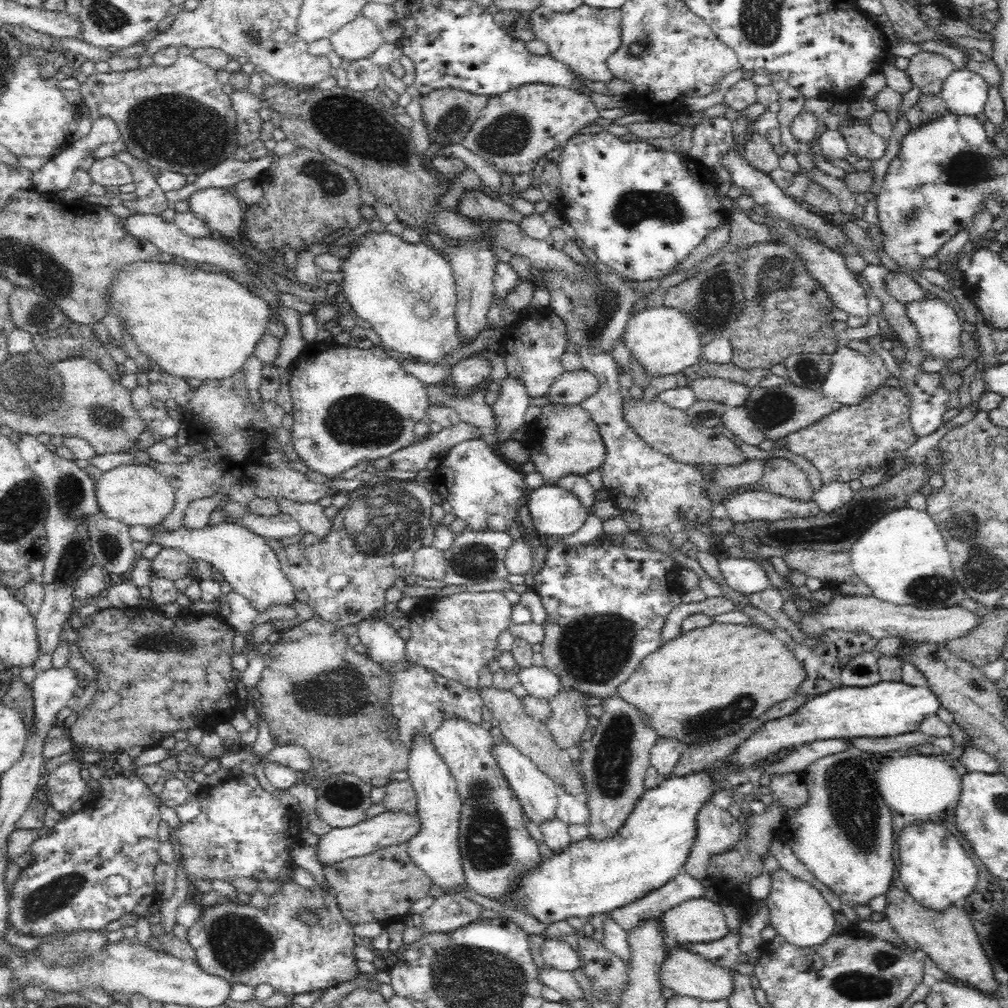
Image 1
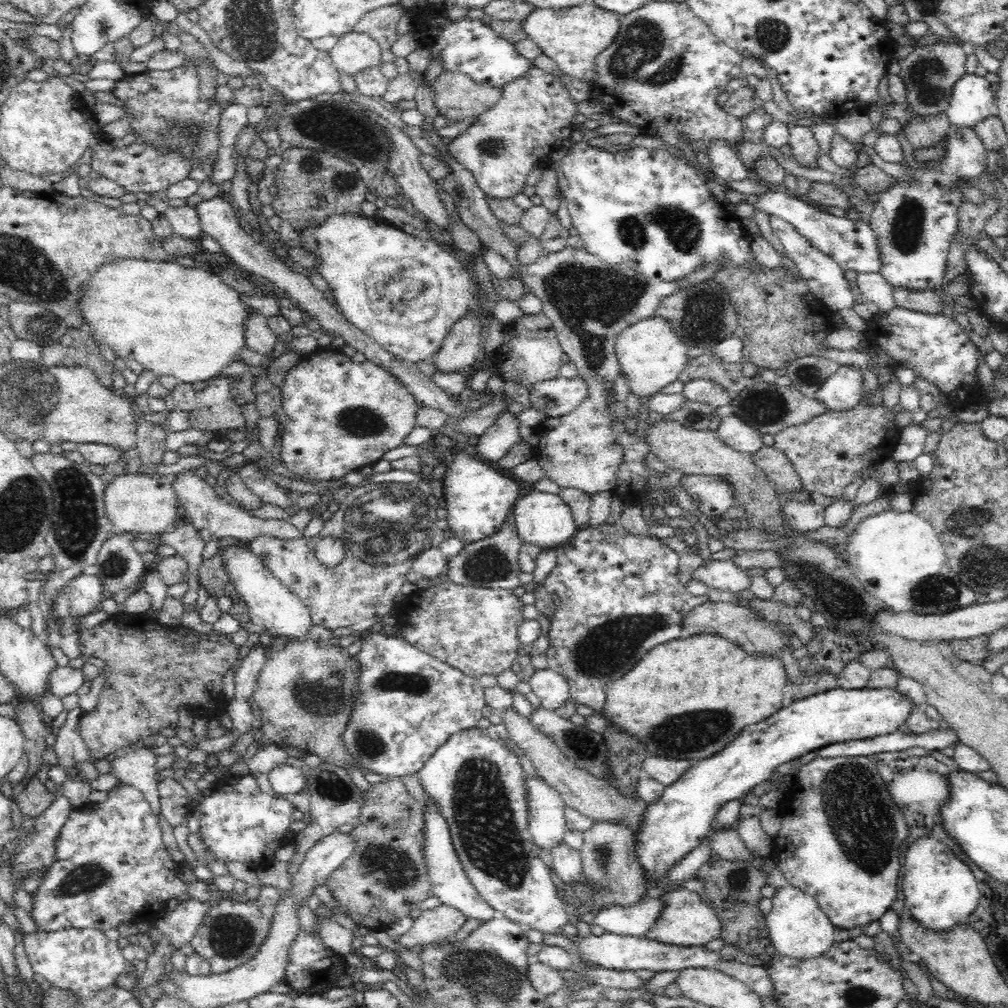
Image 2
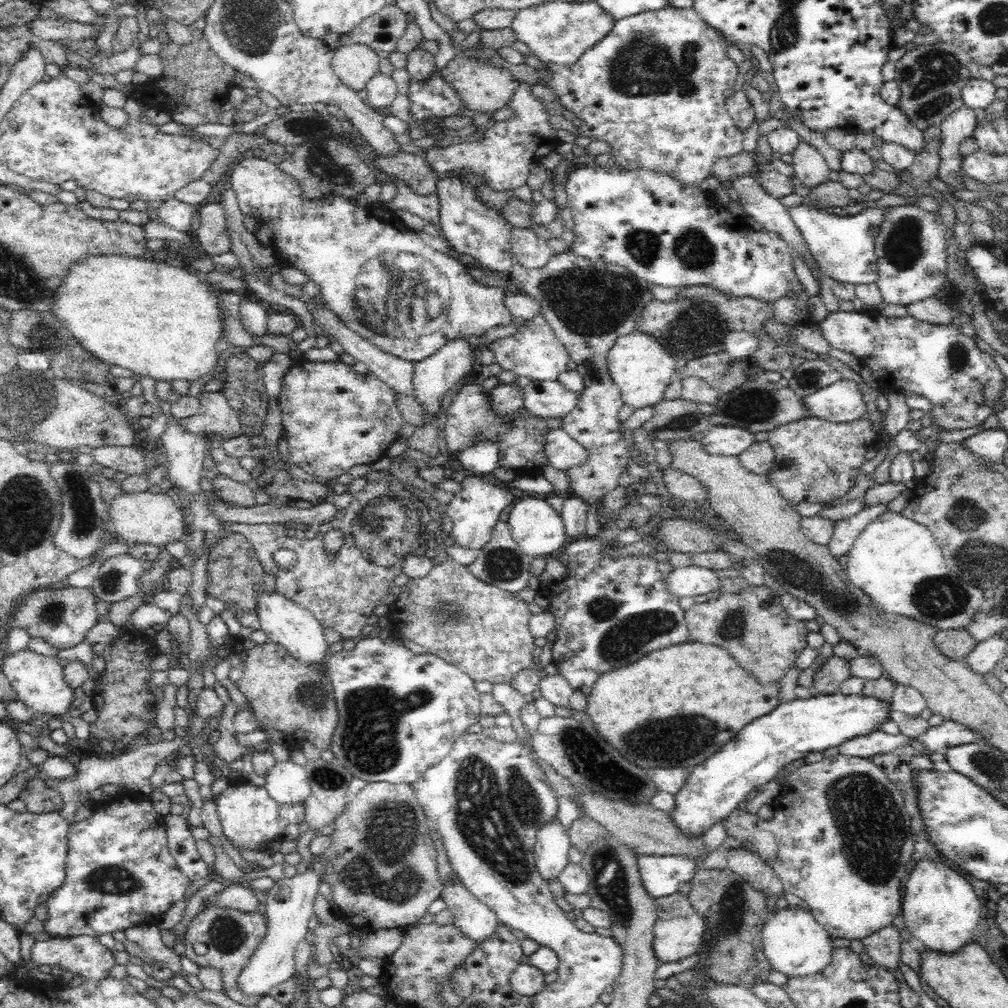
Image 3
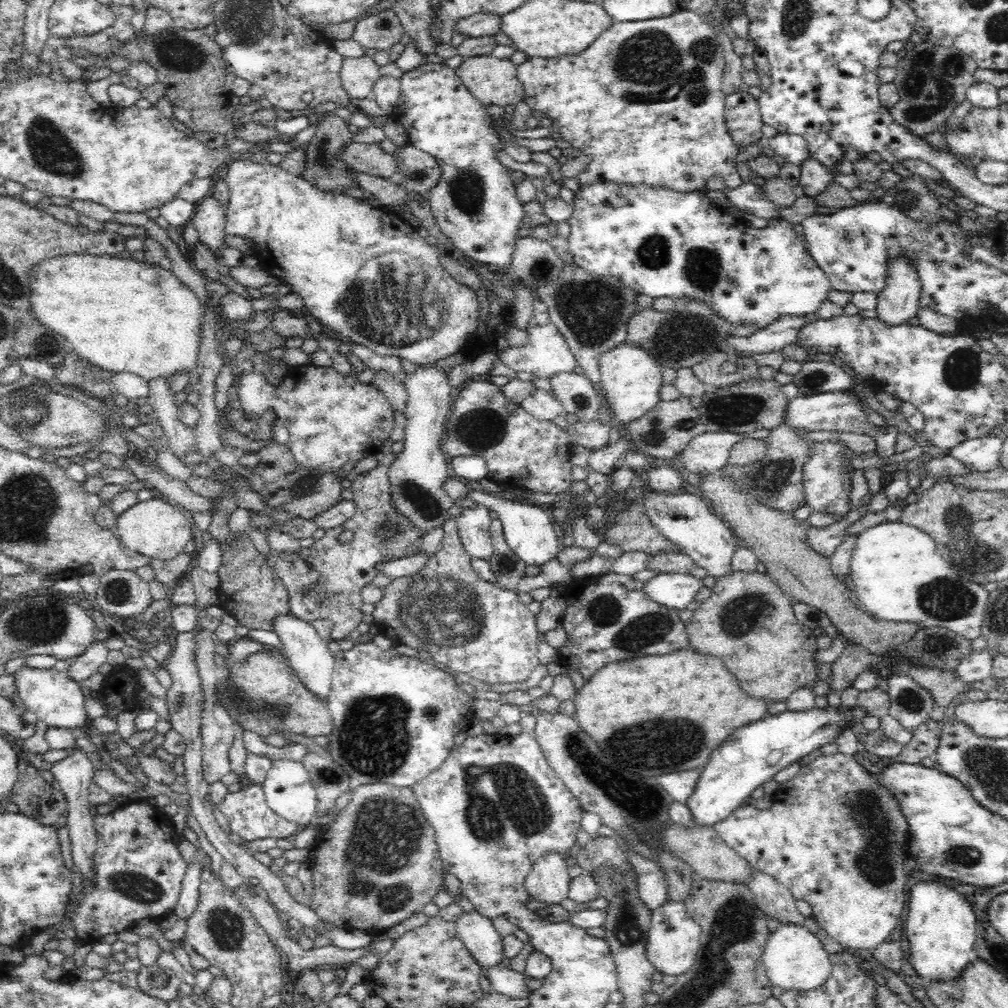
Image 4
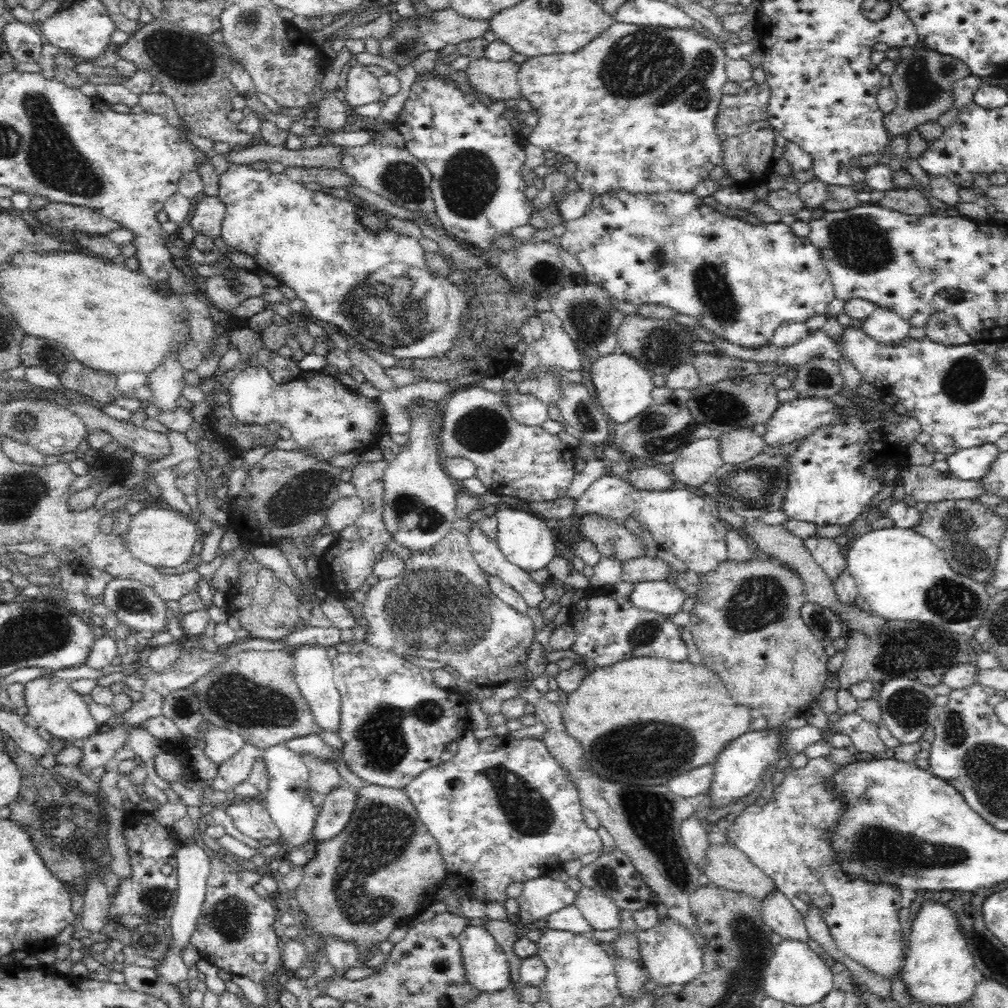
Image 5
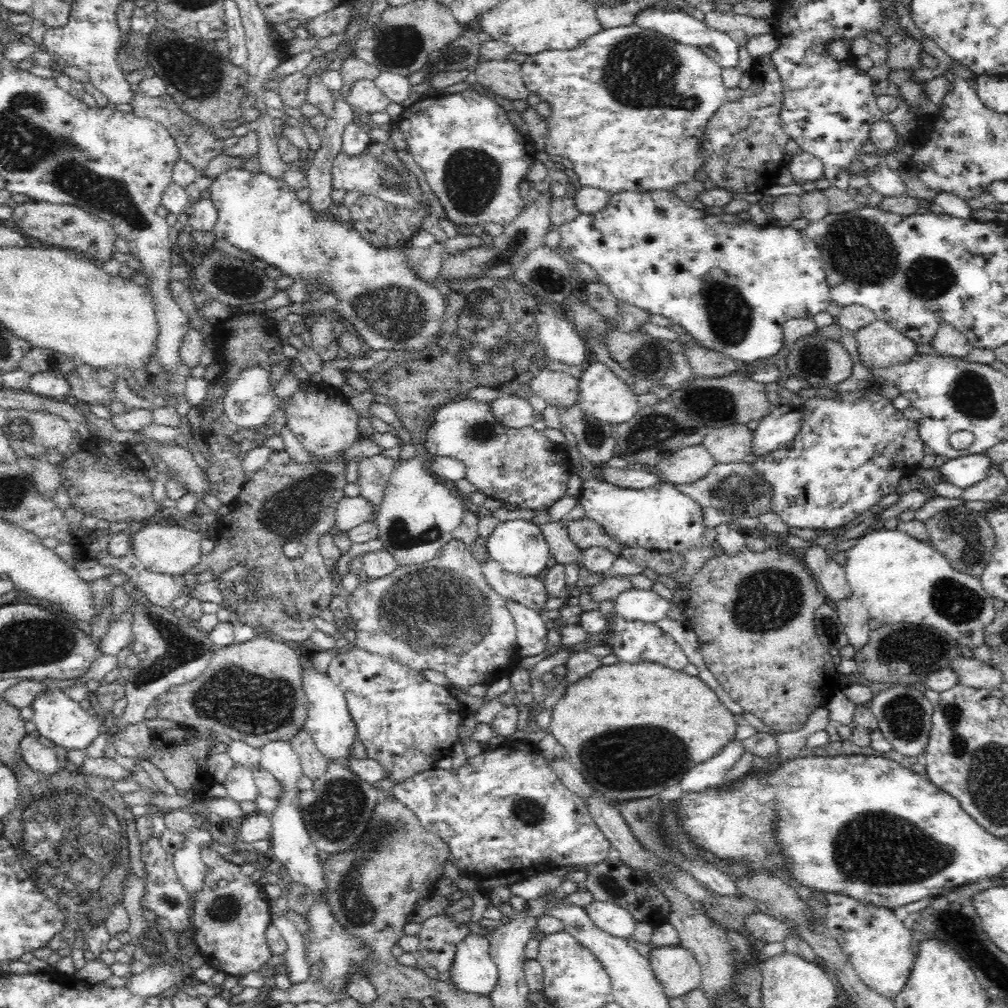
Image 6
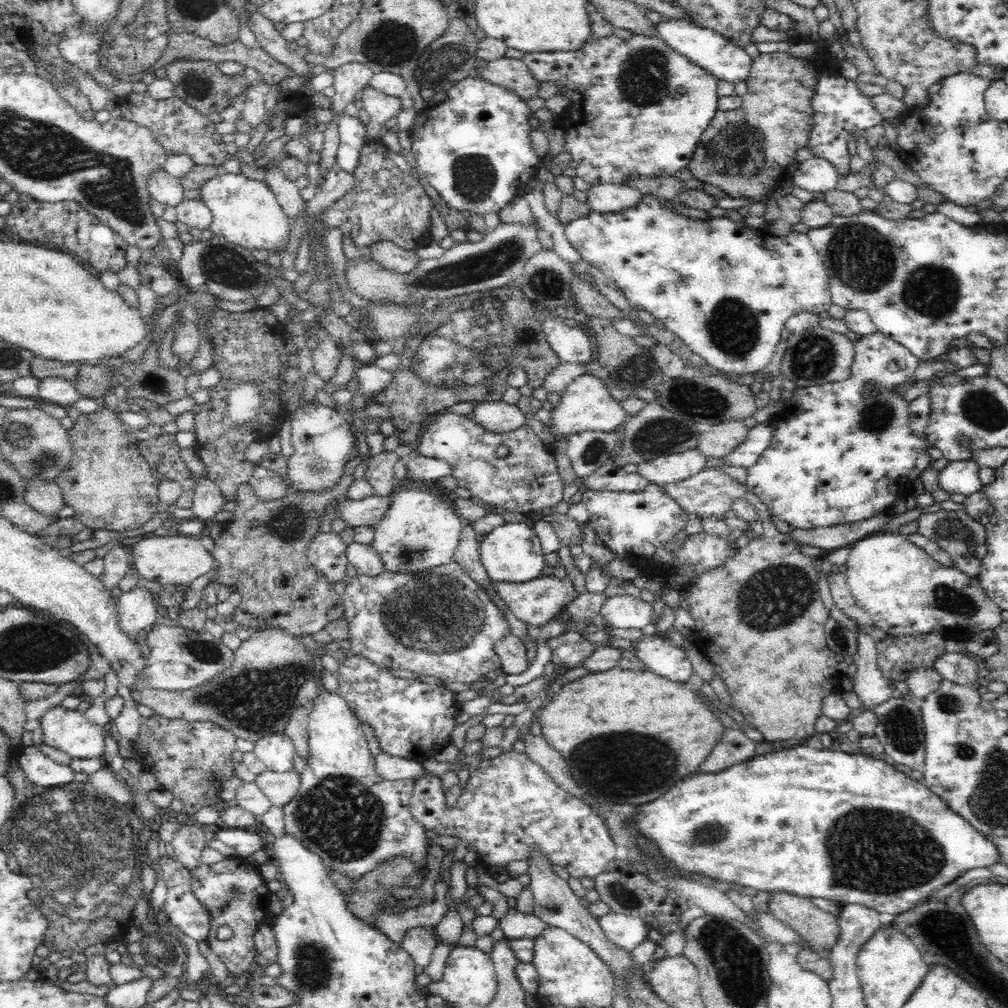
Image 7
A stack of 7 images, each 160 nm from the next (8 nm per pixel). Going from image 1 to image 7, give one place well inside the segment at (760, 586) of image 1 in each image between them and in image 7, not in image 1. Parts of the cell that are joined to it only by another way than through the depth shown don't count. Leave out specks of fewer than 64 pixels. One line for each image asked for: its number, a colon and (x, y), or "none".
2: (722, 574)
3: (691, 580)
4: (676, 590)
5: (663, 597)
6: (645, 605)
7: (625, 611)

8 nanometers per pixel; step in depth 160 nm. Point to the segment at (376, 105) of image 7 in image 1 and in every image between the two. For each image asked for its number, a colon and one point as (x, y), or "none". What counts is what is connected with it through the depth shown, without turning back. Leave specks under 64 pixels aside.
1: (361, 37)
2: (354, 51)
3: (355, 64)
4: (358, 75)
5: (362, 88)
6: (364, 94)

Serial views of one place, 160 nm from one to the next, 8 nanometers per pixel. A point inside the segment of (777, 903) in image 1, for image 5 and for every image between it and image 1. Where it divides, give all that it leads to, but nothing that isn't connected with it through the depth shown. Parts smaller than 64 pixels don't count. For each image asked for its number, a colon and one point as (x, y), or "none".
2: (797, 926)
3: (795, 944)
4: (794, 958)
5: (796, 974)

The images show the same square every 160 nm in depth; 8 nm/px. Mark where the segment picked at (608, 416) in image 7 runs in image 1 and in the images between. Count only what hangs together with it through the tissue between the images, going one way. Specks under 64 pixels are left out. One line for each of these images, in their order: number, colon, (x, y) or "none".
1: (663, 340)
2: (651, 354)
3: (640, 366)
4: (631, 378)
5: (624, 386)
6: (601, 393)

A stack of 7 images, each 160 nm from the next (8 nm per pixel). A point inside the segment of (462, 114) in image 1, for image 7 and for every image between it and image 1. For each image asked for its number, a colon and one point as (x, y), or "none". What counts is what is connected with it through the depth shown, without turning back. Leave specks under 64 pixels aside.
2: (456, 96)
3: (485, 88)
4: (493, 82)
5: (498, 80)
6: (502, 77)
7: (512, 74)

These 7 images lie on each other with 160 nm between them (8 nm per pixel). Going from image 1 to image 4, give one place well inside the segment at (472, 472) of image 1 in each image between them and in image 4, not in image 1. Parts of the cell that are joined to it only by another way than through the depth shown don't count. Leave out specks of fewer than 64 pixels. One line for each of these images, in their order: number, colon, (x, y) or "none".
2: (478, 498)
3: (476, 506)
4: (473, 524)

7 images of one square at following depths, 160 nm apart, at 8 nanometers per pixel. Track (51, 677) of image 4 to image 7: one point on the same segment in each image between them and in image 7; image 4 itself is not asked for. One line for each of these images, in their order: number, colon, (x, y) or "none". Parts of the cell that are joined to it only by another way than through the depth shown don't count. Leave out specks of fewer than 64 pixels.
5: (53, 705)
6: (56, 716)
7: (68, 730)

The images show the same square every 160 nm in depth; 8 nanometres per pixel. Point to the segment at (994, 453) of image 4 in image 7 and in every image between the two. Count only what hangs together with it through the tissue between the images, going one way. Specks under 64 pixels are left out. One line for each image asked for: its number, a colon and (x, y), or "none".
5: (973, 463)
6: (964, 471)
7: (961, 477)

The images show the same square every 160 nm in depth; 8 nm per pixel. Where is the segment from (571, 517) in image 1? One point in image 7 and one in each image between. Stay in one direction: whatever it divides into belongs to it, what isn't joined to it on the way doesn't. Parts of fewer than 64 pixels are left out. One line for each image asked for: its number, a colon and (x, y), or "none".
2: (544, 519)
3: (538, 529)
4: (529, 531)
5: (526, 539)
6: (520, 546)
7: (512, 552)

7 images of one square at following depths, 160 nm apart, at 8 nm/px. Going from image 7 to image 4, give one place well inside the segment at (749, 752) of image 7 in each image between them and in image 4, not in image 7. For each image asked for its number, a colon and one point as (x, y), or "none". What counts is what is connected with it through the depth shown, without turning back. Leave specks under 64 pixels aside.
4: (680, 786)
5: (692, 783)
6: (708, 774)

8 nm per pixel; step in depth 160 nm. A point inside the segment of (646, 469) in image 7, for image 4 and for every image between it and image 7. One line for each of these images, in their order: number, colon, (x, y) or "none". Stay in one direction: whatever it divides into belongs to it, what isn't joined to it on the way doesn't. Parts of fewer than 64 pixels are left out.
4: (706, 453)
5: (701, 458)
6: (690, 464)

